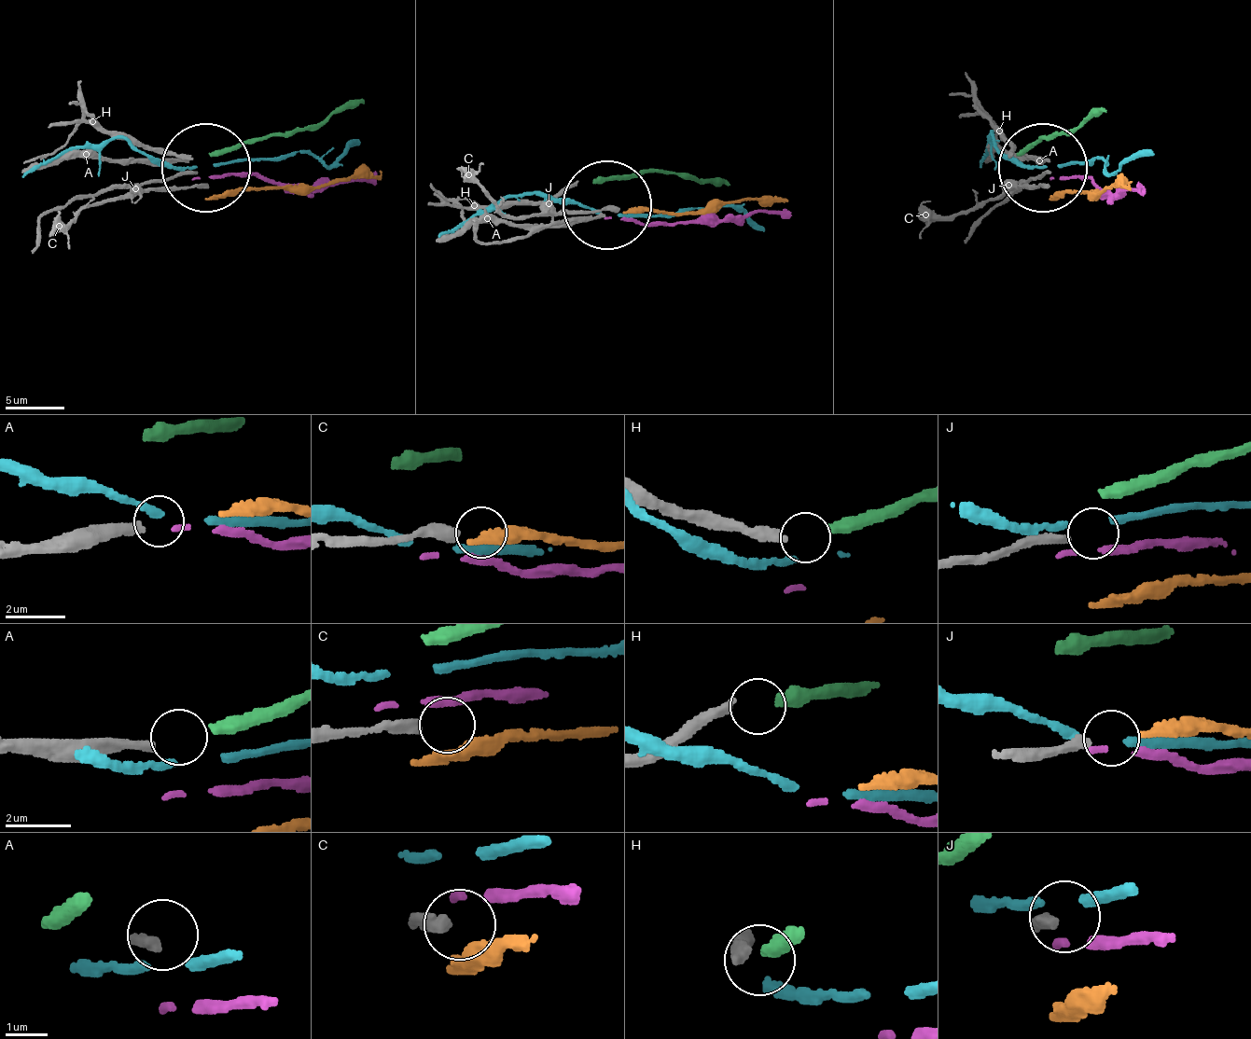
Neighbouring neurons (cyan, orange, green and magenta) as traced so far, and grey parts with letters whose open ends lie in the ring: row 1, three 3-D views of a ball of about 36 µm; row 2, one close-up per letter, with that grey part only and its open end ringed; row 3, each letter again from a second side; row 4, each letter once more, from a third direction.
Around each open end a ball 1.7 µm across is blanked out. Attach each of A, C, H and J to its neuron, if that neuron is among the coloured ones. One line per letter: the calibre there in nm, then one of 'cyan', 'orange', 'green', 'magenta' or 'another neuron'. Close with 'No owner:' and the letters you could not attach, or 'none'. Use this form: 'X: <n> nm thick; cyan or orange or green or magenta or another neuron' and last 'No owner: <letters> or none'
A: 320 nm thick; another neuron
C: 380 nm thick; another neuron
H: 320 nm thick; green
J: 280 nm thick; another neuron
No owner: A, C, J

